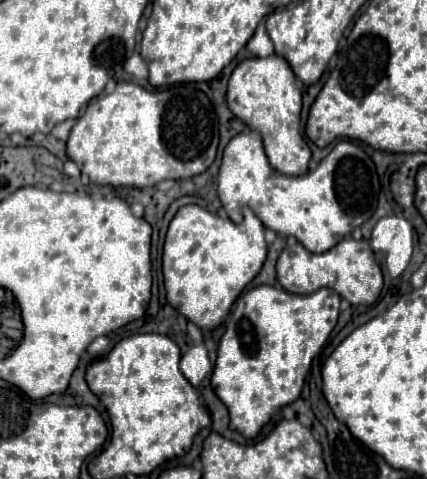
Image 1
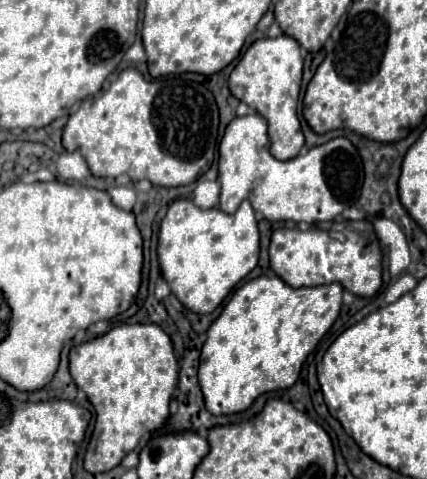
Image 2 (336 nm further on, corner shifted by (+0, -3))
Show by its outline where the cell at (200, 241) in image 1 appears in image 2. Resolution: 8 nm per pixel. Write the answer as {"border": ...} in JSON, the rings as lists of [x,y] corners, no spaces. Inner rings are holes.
{"border":[[[175,200],[159,230],[159,266],[171,292],[195,314],[211,314],[259,262],[259,230],[253,208],[243,202],[235,214],[203,210],[191,200]]]}

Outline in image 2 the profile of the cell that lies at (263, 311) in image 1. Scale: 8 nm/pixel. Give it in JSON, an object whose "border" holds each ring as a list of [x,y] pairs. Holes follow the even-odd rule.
{"border":[[[259,276],[245,282],[235,290],[221,316],[207,330],[207,342],[201,350],[199,364],[199,384],[205,396],[205,406],[211,414],[237,414],[247,410],[257,396],[273,390],[291,388],[301,372],[305,358],[319,344],[325,332],[333,326],[341,310],[341,284],[327,284],[315,288],[291,288],[281,278]]]}

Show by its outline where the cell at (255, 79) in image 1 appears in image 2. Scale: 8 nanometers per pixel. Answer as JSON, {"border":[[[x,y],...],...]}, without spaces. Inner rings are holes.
{"border":[[[281,34],[277,38],[263,38],[249,46],[229,76],[231,94],[267,120],[271,154],[279,160],[295,158],[305,144],[297,118],[297,100],[303,76],[302,53],[301,46],[291,36]]]}

